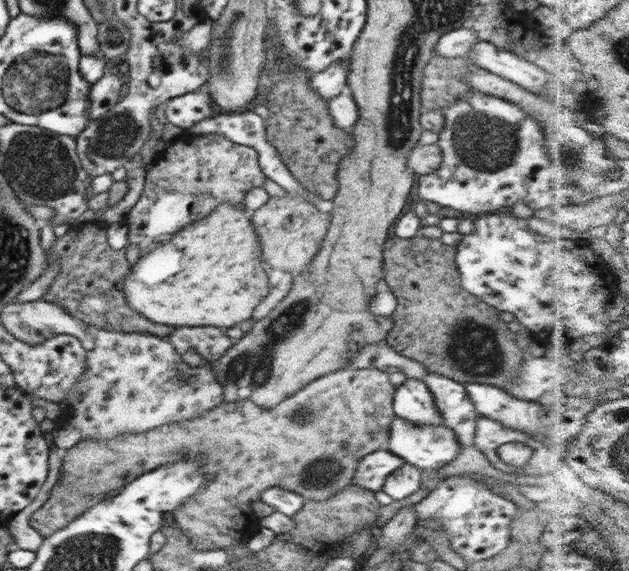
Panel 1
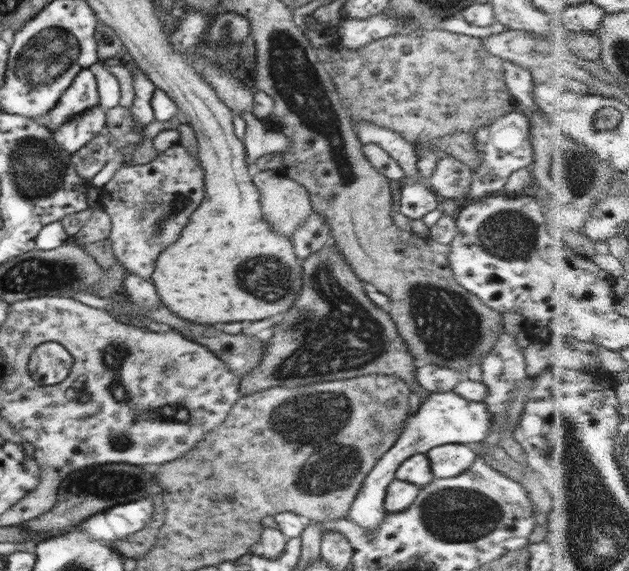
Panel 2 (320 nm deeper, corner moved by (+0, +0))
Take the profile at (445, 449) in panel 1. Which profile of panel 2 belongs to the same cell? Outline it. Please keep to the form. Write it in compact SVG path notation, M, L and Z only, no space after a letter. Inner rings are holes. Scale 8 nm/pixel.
M441 444L425 455L430 459L435 479L448 479L468 470L477 454L466 444Z

